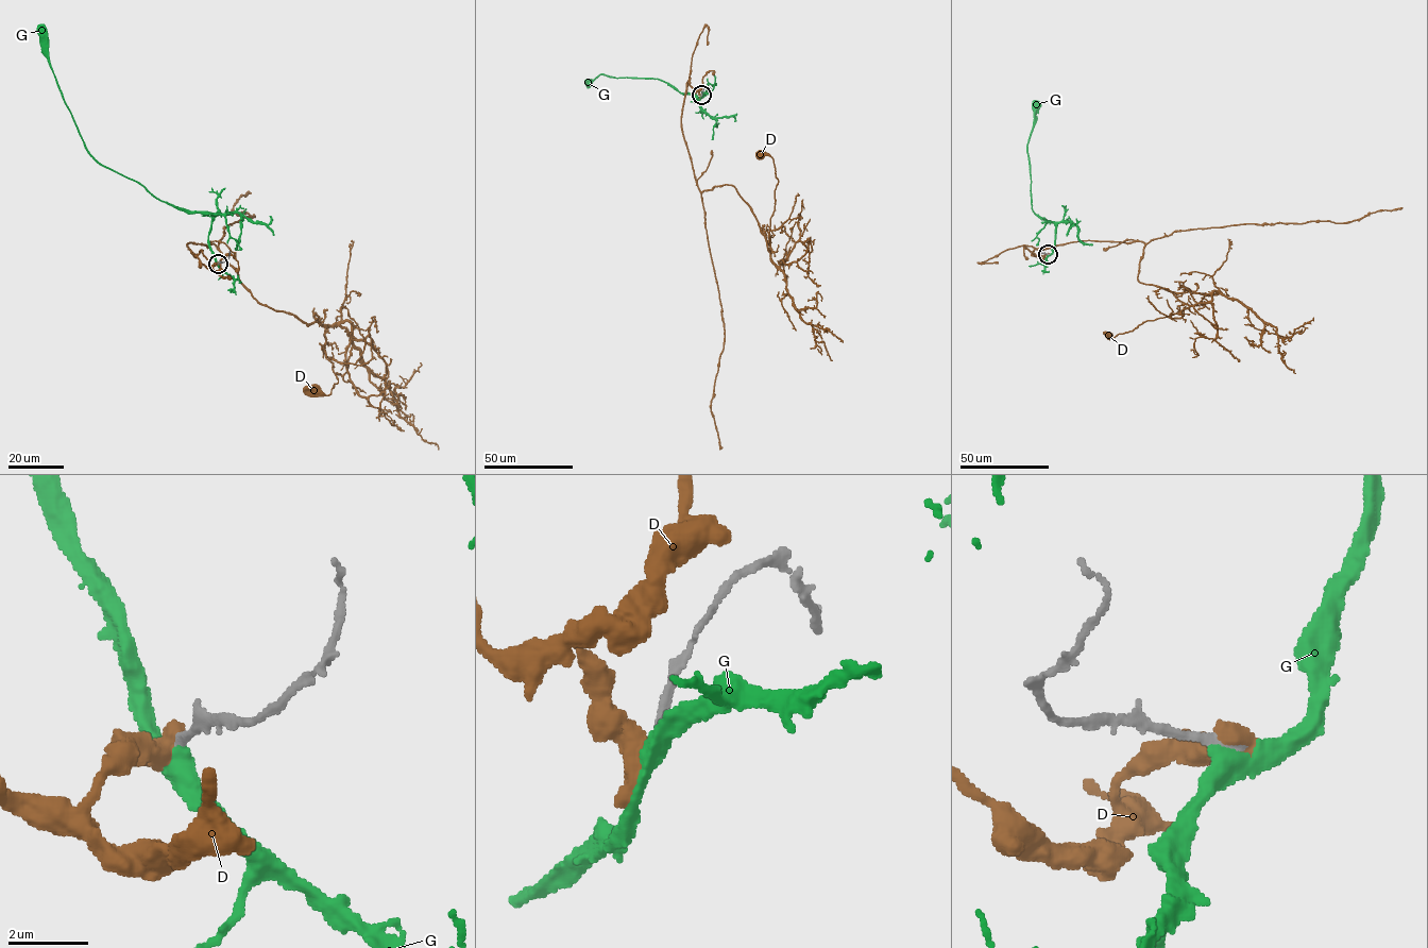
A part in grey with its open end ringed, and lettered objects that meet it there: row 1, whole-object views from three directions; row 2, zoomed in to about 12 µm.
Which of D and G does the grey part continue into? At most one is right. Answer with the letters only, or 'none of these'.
G

